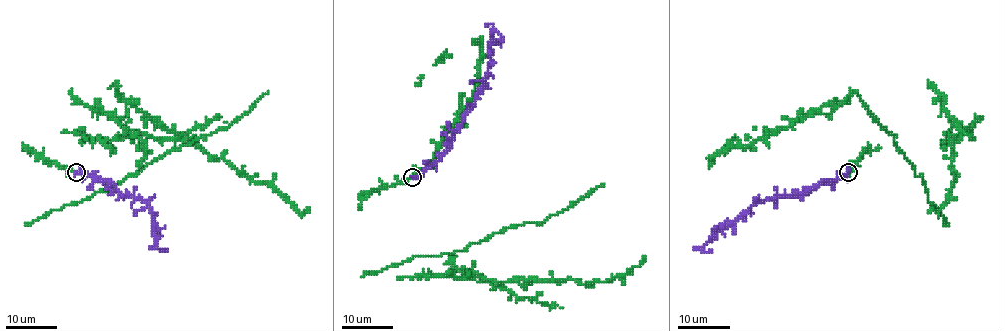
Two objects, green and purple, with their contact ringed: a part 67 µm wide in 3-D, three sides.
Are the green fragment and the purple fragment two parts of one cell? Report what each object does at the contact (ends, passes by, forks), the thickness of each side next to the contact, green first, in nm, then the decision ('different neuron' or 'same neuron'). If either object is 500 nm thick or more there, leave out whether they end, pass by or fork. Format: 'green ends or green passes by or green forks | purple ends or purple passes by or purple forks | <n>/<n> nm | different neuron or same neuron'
green ends | purple passes by | 240/240 nm | same neuron

